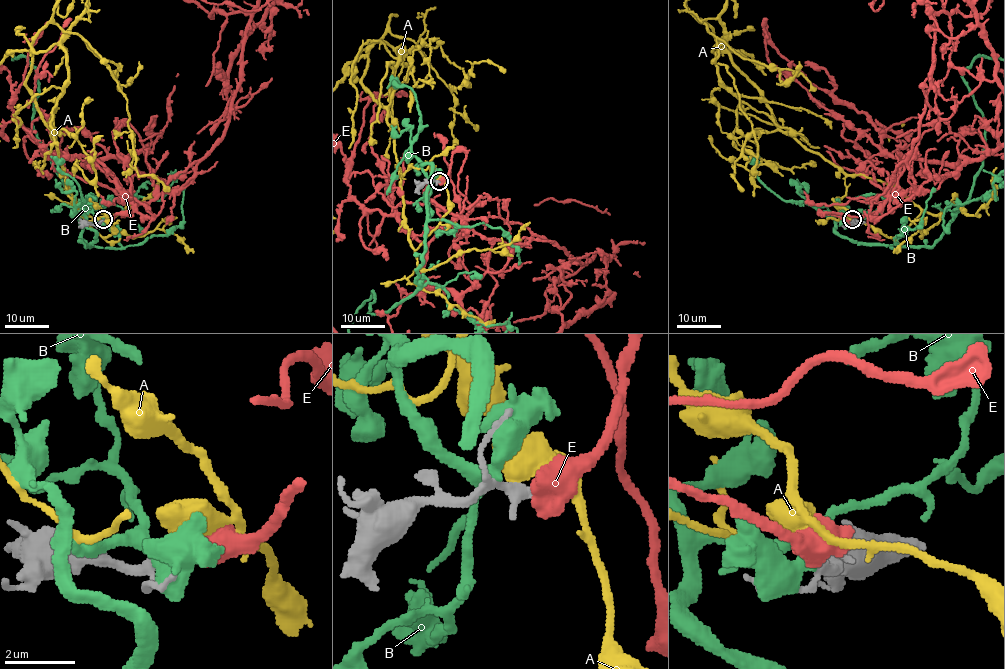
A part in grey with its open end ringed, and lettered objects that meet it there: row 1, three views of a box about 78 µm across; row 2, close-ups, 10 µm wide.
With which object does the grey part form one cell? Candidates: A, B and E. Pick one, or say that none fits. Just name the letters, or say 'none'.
none

